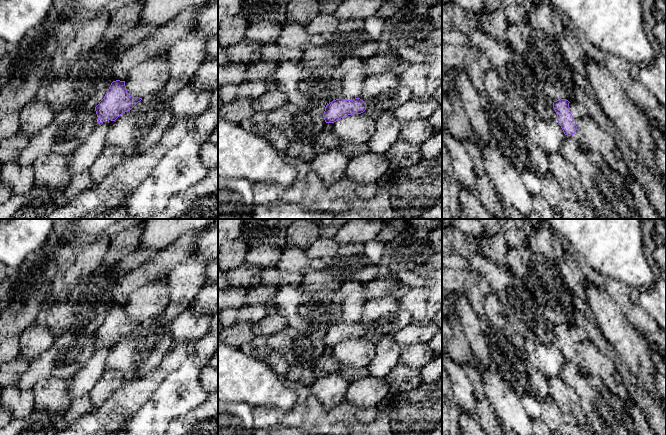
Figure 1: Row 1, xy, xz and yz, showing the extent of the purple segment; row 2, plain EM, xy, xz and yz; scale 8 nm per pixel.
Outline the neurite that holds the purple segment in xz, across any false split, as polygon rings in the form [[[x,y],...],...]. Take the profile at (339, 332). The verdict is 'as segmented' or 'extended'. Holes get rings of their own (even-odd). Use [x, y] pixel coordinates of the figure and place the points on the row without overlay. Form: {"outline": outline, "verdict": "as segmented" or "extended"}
{"outline": [[[339,322],[326,329],[323,341],[326,347],[334,347],[345,340],[361,338],[365,334],[366,328],[360,322],[353,324]]], "verdict": "as segmented"}

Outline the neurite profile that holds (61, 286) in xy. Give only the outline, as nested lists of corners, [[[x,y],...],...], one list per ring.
[[[66,243],[57,251],[57,267],[52,276],[48,298],[62,301],[75,290],[87,276],[95,272],[103,263],[105,252],[94,253],[85,248]]]

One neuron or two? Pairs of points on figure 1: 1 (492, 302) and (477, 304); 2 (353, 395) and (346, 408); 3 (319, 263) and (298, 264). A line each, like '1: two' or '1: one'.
1: two
2: two
3: one

